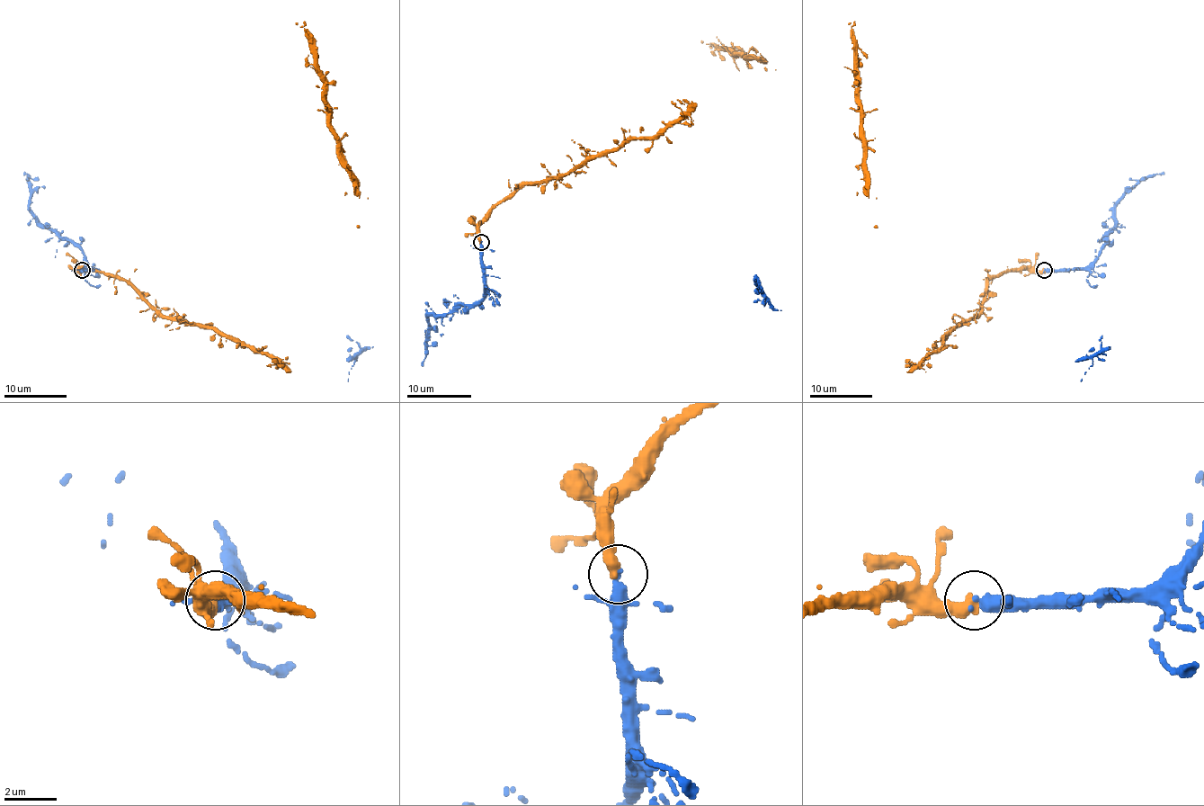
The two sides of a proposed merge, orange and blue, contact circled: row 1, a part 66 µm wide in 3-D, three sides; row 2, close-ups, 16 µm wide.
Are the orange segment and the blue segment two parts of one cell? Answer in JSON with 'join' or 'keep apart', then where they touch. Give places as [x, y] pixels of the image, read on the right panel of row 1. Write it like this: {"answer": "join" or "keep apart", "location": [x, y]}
{"answer": "join", "location": [1044, 270]}

